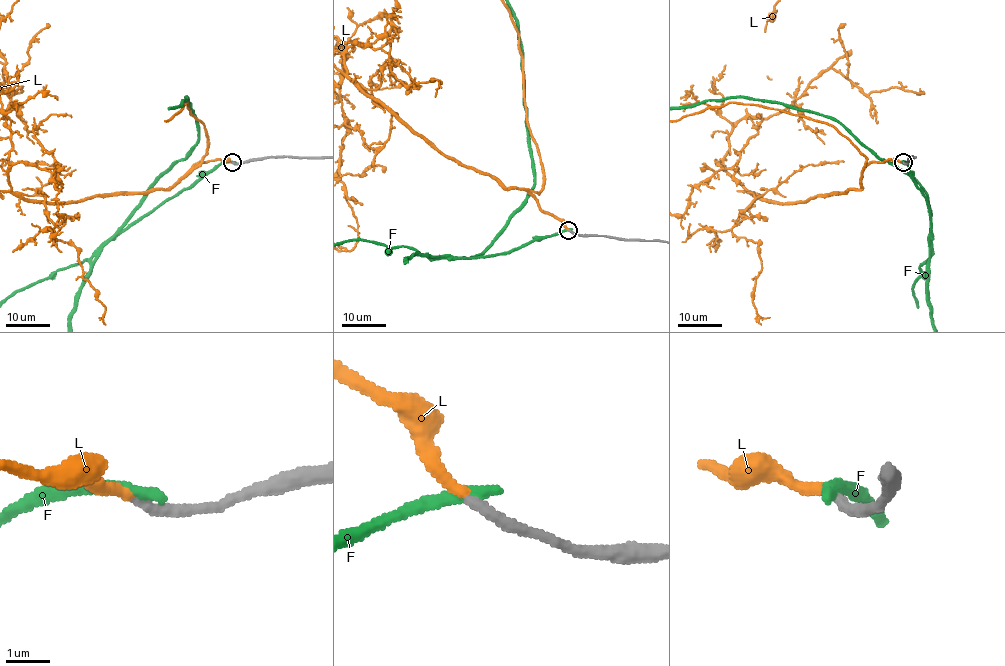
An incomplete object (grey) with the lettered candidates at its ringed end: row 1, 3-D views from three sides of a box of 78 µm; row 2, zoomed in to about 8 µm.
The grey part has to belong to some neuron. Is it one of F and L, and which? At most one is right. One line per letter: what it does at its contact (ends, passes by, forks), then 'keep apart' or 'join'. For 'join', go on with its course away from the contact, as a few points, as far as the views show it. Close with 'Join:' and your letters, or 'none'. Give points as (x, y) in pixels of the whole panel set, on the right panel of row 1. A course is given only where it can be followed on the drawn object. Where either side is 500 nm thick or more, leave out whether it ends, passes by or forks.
F: it ends there; keep apart
L: it ends there; join
Join: L

